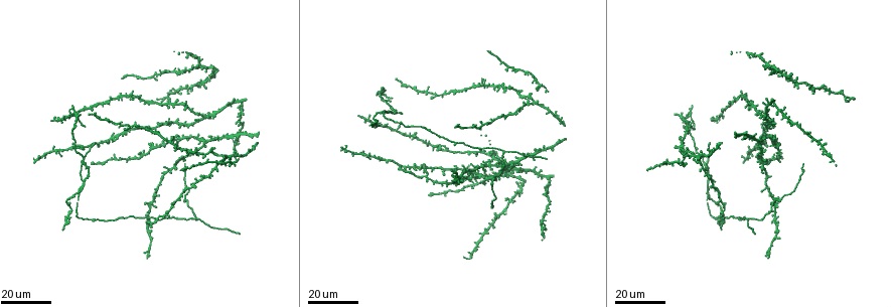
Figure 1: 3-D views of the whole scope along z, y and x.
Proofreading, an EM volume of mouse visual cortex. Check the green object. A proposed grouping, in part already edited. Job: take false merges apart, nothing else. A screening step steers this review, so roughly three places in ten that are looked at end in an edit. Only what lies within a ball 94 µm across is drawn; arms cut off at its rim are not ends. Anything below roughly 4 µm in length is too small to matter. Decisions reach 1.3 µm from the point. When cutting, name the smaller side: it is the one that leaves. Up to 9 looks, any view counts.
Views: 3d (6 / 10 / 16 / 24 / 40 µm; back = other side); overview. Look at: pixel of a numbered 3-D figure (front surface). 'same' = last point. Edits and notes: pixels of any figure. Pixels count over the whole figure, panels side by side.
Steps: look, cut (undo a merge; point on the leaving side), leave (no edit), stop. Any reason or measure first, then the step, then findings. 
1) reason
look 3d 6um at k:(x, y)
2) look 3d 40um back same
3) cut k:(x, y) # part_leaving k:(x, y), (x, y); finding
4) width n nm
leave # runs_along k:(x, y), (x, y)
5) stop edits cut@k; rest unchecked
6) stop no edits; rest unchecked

sudden change in width
look 3d 16um at 1:(213, 167)

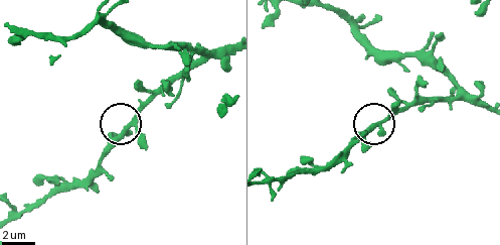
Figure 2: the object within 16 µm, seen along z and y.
look 3d 10um at 2:(132, 127)

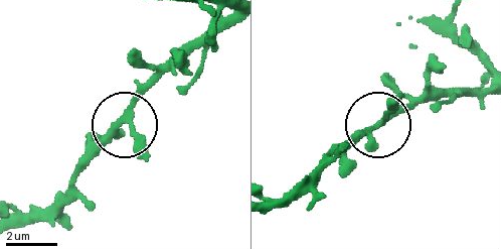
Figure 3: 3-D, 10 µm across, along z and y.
width 230 nm
leave # runs_along 3:(226, 14), (142, 95), (129, 121), (79, 170); one neuron here

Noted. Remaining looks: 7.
three arms meet
look 3d 16um at 1:(686, 152)

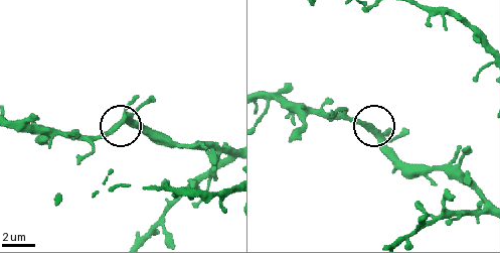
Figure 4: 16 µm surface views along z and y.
look 3d 6um at 4:(125, 121)

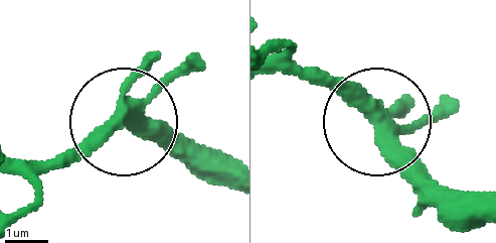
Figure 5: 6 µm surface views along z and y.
leave # continuous, no second neuron

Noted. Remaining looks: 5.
thin arm on a thick one
look 3d 24um at 1:(698, 160)

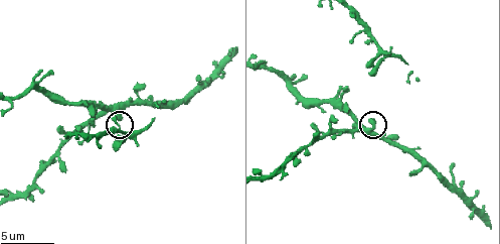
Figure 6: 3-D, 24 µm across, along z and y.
look 3d 10um at 6:(372, 129)

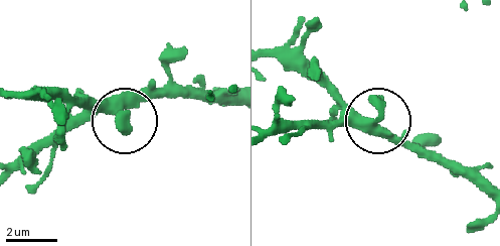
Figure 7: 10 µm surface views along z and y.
leave # one neuron here

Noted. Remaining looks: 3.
side arm on a straight run
look 3d 16um at 1:(114, 161)

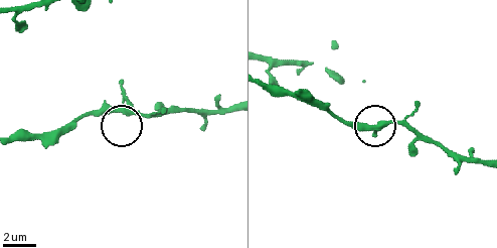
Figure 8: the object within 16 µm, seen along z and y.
look 3d 10um at 8:(129, 112)

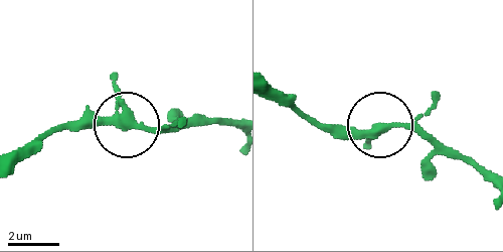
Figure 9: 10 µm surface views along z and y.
arms 3
leave # runs_along 9:(234, 120), (55, 126); continuous, no second neuron

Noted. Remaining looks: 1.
stop no edits; rest unchecked

